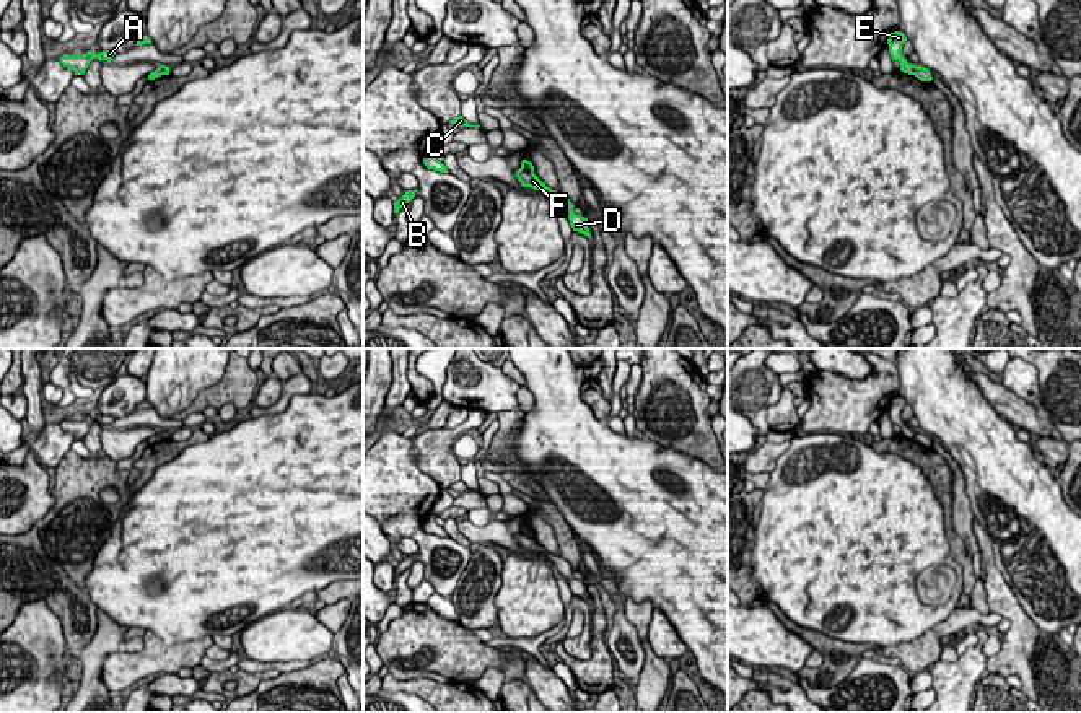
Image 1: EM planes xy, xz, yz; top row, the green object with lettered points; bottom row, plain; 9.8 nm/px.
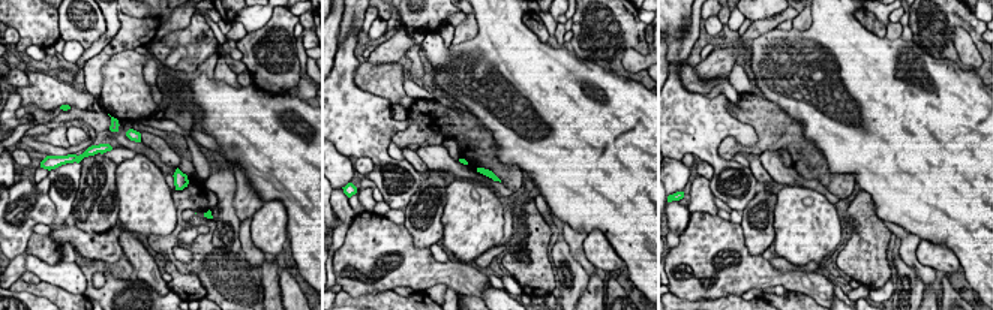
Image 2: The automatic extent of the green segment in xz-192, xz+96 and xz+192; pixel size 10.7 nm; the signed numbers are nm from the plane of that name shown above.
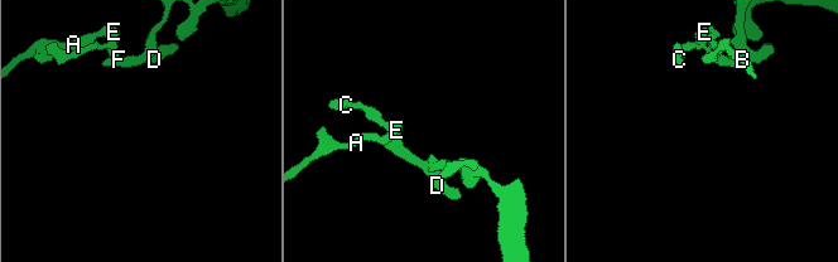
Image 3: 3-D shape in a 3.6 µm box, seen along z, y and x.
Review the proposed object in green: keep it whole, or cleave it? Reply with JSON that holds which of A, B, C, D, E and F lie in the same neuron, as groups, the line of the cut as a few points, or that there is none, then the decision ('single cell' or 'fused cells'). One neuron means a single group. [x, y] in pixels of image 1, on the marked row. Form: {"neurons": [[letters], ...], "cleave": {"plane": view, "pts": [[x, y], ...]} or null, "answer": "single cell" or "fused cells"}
{"neurons": [["A", "B", "C", "E"], ["D", "F"]], "cleave": {"plane": "yz", "pts": [[917, 67], [914, 74]]}, "answer": "fused cells"}

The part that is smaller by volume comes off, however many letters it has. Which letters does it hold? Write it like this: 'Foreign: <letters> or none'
Foreign: A, B, C, E

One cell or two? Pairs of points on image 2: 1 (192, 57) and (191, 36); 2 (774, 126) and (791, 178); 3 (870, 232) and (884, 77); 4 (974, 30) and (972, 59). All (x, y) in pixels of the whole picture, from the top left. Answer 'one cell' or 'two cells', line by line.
1: one cell
2: two cells
3: two cells
4: two cells

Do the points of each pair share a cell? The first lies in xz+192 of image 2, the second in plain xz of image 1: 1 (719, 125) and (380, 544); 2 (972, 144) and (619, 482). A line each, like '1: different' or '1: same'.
1: different
2: same

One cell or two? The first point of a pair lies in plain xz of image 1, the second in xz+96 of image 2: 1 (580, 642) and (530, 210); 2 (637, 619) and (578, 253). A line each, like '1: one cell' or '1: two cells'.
1: two cells
2: one cell

